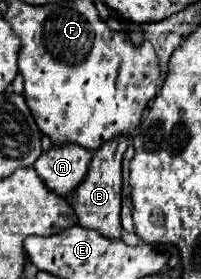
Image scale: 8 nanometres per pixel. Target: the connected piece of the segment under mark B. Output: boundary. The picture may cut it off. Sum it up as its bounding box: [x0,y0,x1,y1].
[67,135,131,237]

